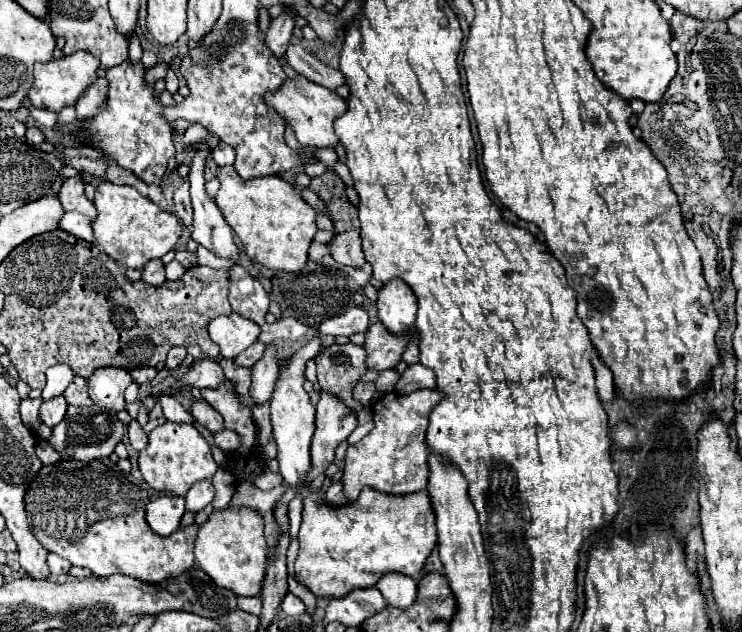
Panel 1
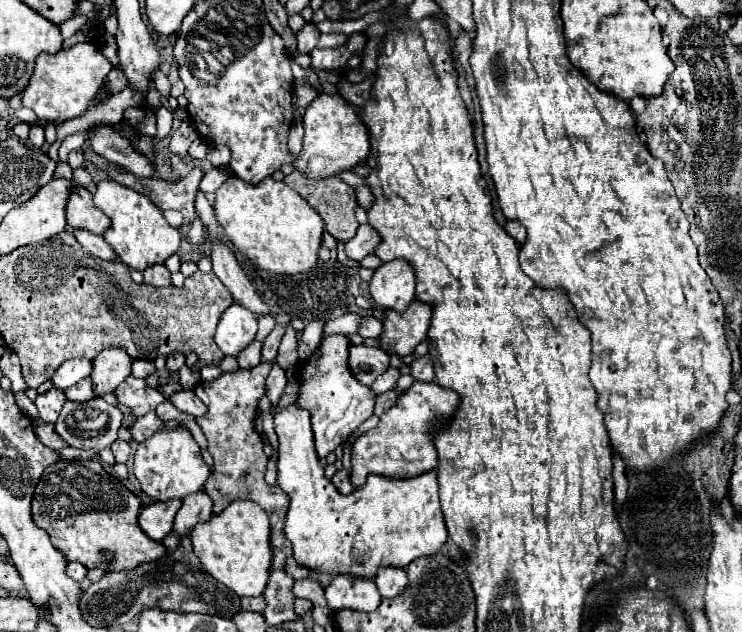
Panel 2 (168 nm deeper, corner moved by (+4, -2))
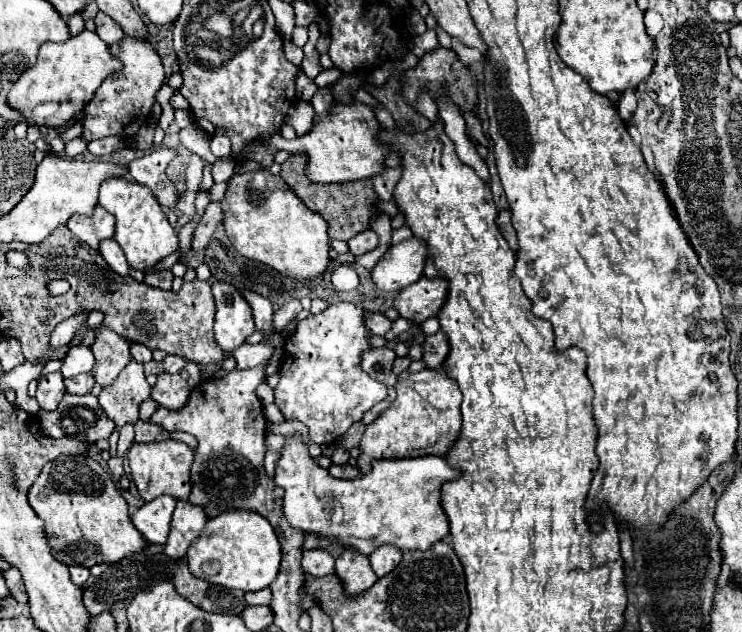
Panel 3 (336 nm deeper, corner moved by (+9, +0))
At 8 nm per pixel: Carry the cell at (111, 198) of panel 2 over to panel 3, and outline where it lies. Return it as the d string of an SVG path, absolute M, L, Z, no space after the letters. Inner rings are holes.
M108 178L100 186L100 202L104 210L108 210L116 218L116 232L114 240L120 244L120 248L126 254L126 260L136 270L150 270L156 266L164 256L178 250L178 236L174 228L170 226L166 214L162 212L162 206L150 192L150 188L128 182L124 178Z

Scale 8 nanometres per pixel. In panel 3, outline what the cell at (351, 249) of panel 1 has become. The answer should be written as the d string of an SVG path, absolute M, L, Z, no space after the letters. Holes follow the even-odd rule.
M372 230L358 232L358 236L354 236L354 238L348 242L350 254L354 254L354 256L362 256L362 254L374 250L376 246L378 246L378 236L376 236Z

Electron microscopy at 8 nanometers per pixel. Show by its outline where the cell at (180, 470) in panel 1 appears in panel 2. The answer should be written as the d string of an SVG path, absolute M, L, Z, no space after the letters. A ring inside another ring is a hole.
M177 426L173 430L159 430L157 434L141 442L135 452L133 472L141 484L141 490L153 500L161 502L195 494L209 478L209 466L203 462L199 446L185 426Z

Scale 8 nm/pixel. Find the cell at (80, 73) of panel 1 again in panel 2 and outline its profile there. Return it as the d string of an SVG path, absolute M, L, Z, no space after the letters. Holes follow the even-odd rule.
M91 42L75 44L67 50L59 50L57 54L43 52L37 56L37 66L29 86L21 92L21 102L23 106L35 110L41 122L65 122L69 118L77 118L87 110L111 68L113 64Z

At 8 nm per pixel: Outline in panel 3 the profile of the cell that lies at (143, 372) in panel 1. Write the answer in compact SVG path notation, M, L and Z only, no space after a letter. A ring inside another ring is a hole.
M130 344L130 354L140 364L146 364L146 362L152 360L152 352L146 346L142 346L142 344Z

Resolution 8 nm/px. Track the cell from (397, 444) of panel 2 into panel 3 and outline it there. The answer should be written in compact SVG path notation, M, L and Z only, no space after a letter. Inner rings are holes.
M422 370L402 378L396 384L396 400L366 426L360 440L360 456L356 468L362 474L370 472L372 460L398 460L420 456L444 456L460 434L462 392L458 384L444 374L444 370Z

